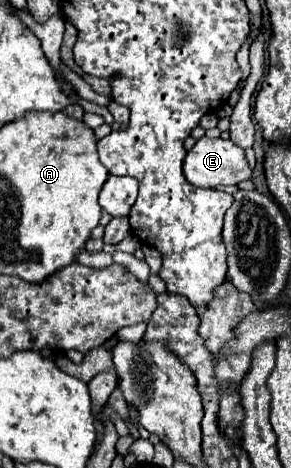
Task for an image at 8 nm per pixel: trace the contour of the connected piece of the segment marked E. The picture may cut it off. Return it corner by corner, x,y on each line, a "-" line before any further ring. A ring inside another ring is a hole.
202,137
196,141
196,145
188,151
188,155
184,159
184,175
194,187
216,189
218,185
238,185
240,181
250,179
252,169
248,167
248,161
244,157
244,149
234,145
230,139

